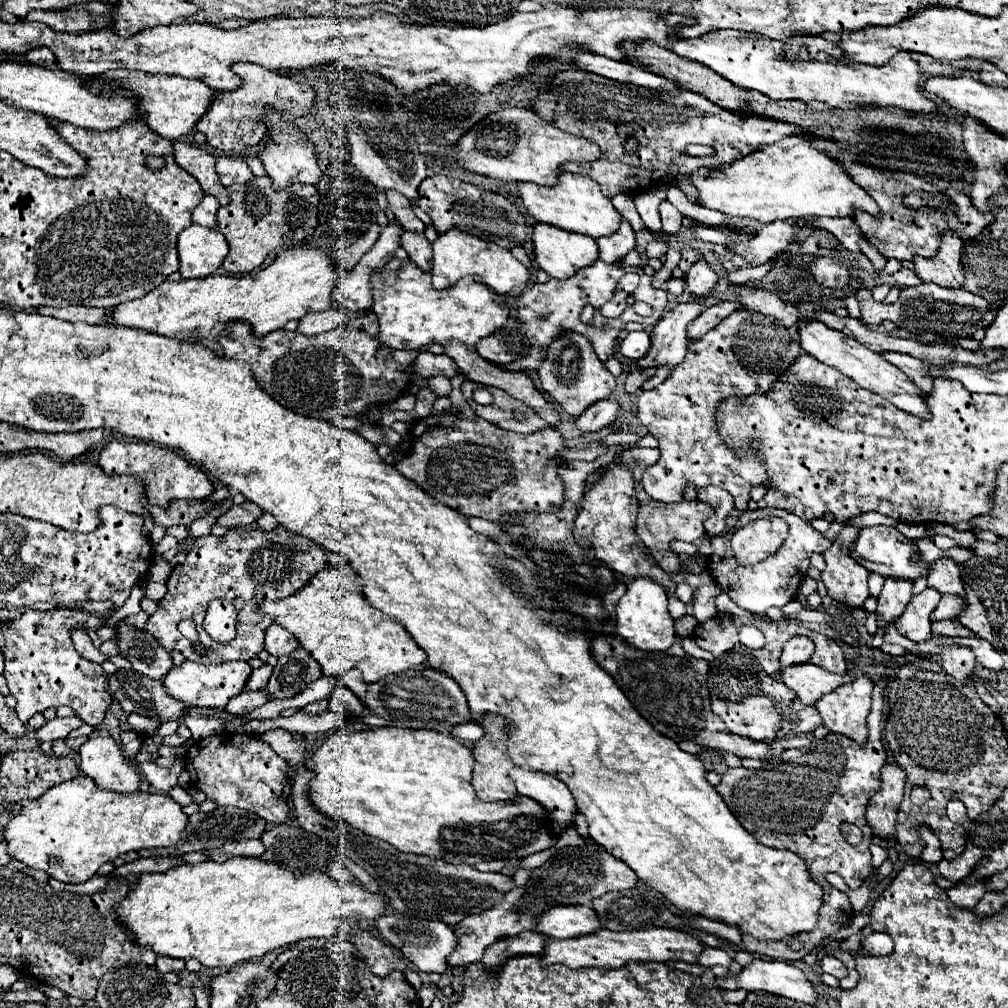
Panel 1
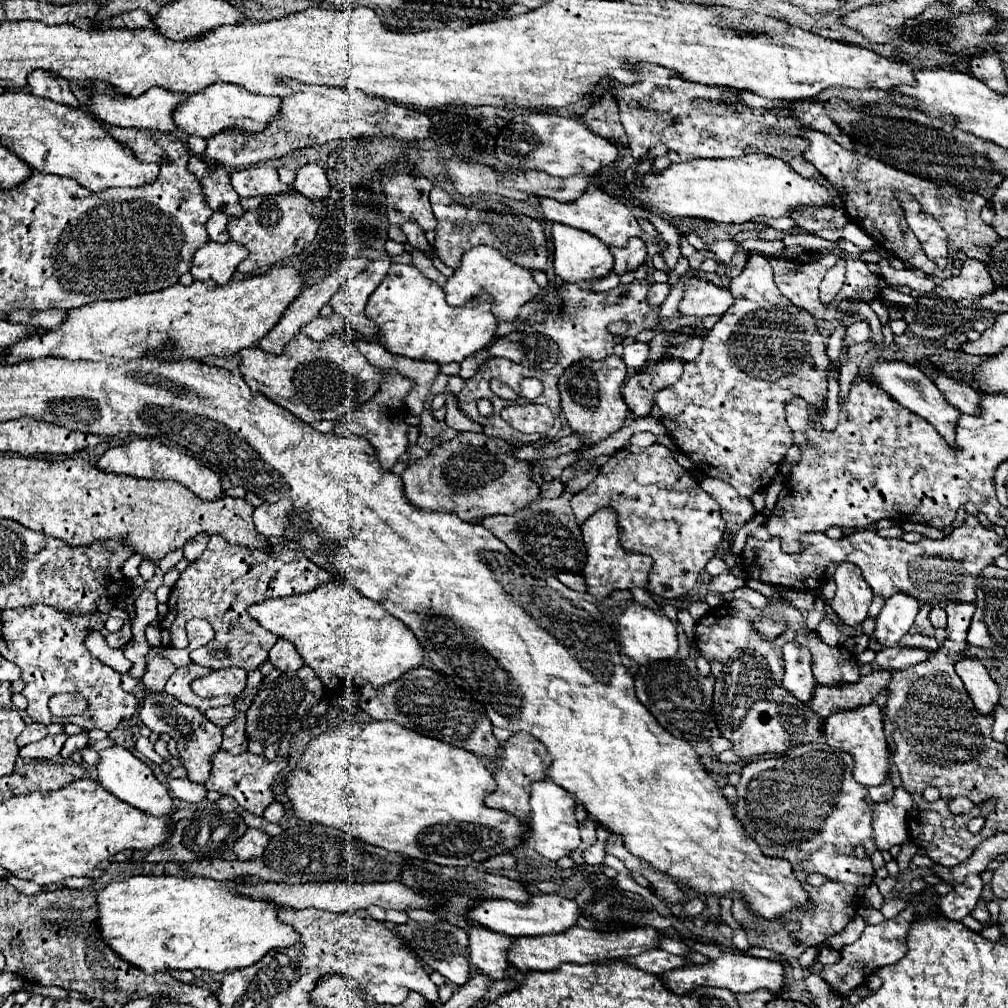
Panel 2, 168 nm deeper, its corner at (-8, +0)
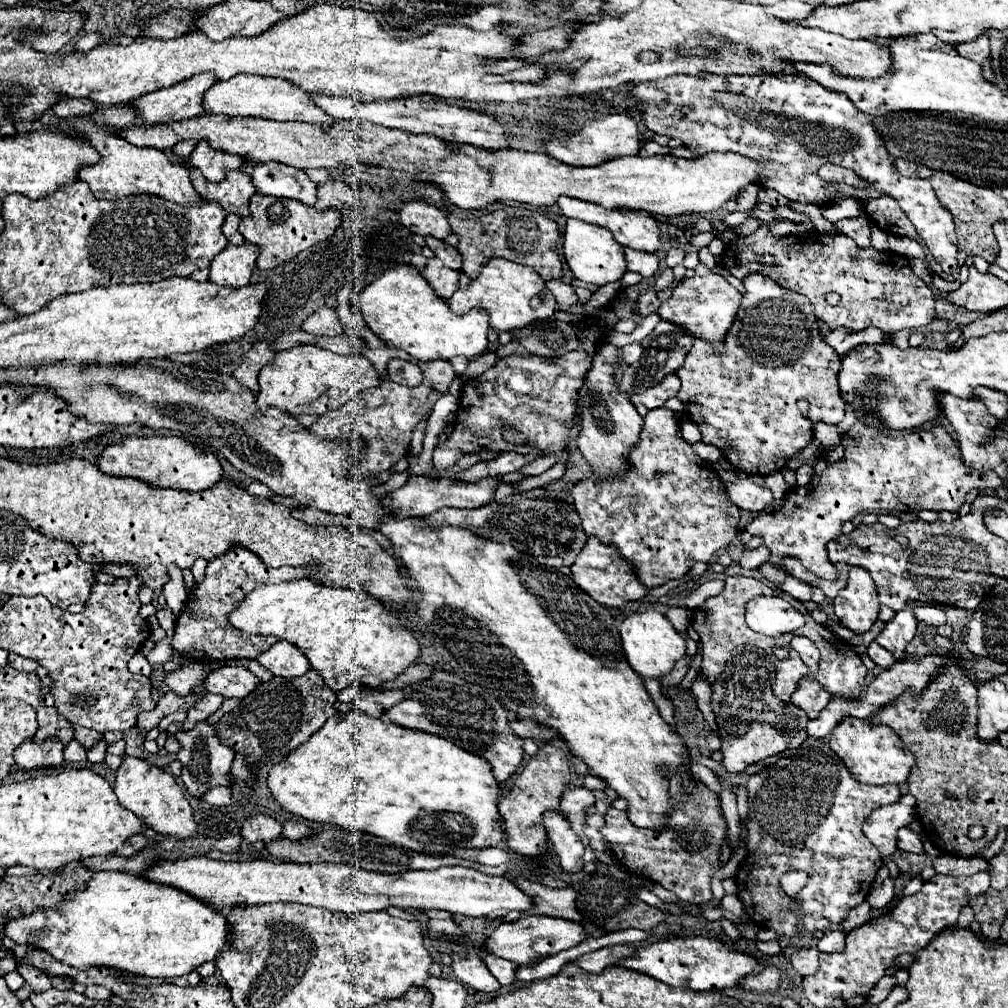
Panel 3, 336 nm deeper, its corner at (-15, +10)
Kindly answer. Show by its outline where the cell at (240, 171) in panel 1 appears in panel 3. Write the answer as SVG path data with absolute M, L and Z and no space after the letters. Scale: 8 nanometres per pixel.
M263 162L253 168L251 180L259 194L295 198L309 206L315 204L315 182L299 168L283 166L281 162Z

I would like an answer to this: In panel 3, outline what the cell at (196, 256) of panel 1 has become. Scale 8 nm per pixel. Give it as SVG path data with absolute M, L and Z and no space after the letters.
M227 244L209 266L209 280L229 288L241 288L249 284L251 272L255 268L255 258L259 254L257 244Z

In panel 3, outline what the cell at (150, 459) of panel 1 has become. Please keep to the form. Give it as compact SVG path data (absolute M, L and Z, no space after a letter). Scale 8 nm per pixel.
M129 436L125 440L121 440L121 444L111 444L103 450L103 454L99 456L99 468L103 468L105 474L135 476L135 478L147 480L147 482L163 486L163 488L179 488L179 490L195 490L195 492L213 488L223 478L223 468L219 464L219 460L215 458L215 454L203 452L201 448L189 444L187 440L183 440L179 436L143 436L143 438Z

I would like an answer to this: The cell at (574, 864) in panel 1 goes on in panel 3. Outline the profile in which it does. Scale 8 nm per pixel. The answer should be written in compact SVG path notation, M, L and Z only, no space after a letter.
M485 954L483 962L491 970L491 974L501 982L501 986L511 986L515 982L515 970L517 970L515 962L503 960L503 958L495 956L495 954Z

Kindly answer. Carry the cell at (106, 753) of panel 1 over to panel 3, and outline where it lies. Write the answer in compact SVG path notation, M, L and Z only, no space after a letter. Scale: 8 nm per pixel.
M123 756L121 766L115 770L115 794L125 808L141 816L159 834L169 834L177 838L195 836L193 808L183 796L181 786L175 782L175 778L169 772L149 764L147 760Z

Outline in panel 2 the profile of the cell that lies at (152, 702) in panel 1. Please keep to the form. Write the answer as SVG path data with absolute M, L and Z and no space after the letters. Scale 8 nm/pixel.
M144 692L140 718L144 726L148 726L152 732L158 732L158 734L166 732L178 742L178 756L180 756L182 766L188 772L188 780L192 780L194 784L204 784L208 780L210 770L212 770L212 754L220 750L220 744L222 744L222 728L206 720L198 708L180 704L172 700L172 696L168 696L166 692L162 694Z

